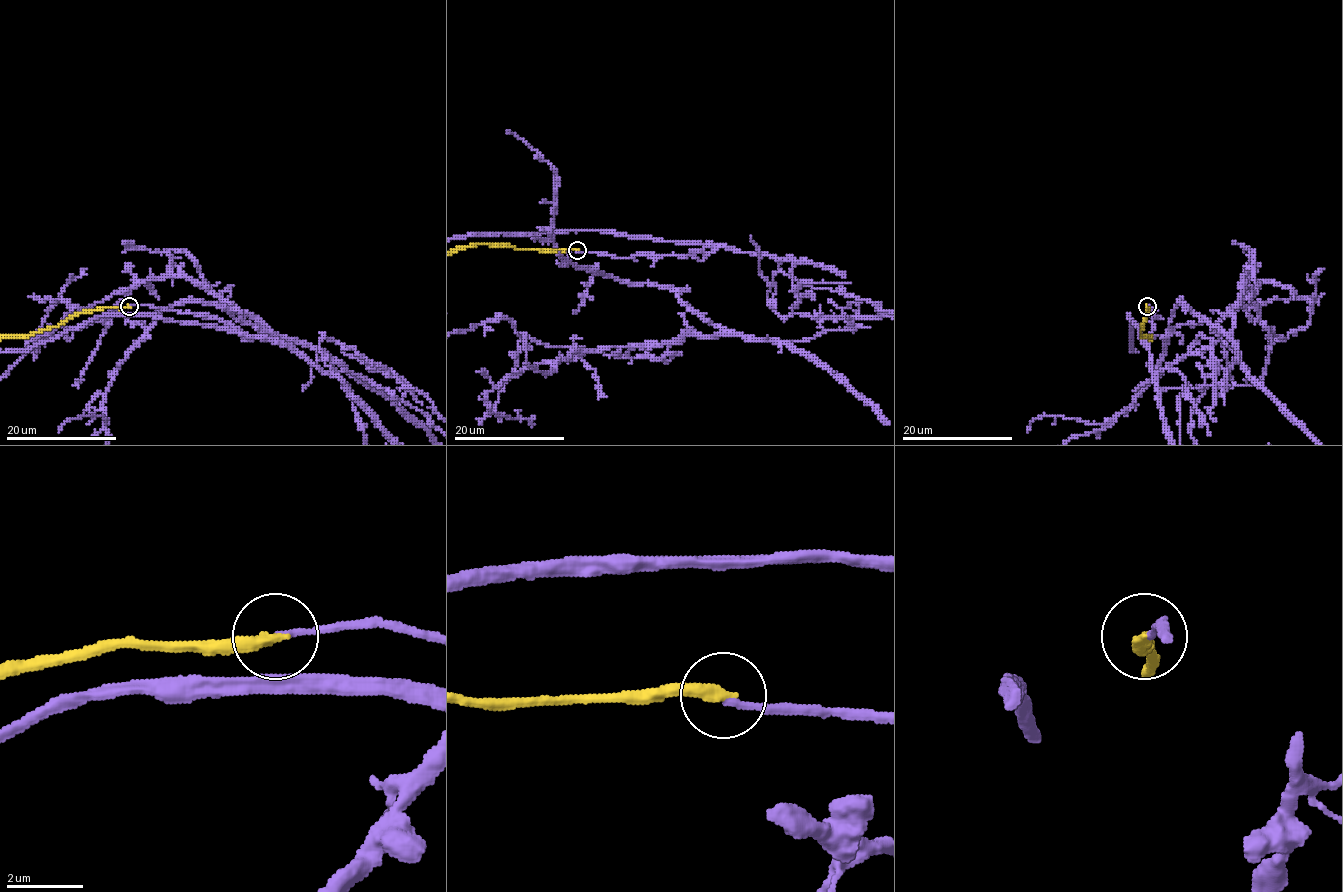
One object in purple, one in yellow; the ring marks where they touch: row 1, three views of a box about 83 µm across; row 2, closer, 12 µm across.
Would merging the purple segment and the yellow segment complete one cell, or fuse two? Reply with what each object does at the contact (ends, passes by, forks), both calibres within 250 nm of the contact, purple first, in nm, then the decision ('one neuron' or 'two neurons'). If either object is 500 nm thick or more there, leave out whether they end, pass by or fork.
purple ends there; yellow ends there; 170 nm thick on the purple side, 360 nm on the other; one neuron

